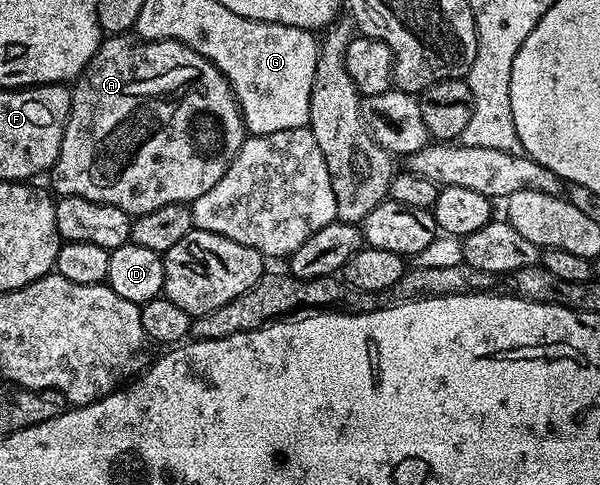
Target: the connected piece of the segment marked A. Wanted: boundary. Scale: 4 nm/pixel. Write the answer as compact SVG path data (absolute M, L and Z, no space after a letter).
M129 34L110 35L102 39L96 54L93 55L91 62L84 68L81 75L77 77L71 91L73 101L69 107L69 117L63 130L63 146L59 150L59 158L51 169L54 188L52 191L58 197L78 196L87 198L91 202L119 206L119 210L129 213L133 218L147 214L151 210L159 210L159 206L189 204L203 194L207 194L207 190L211 190L211 186L215 186L215 182L219 182L219 178L227 174L227 166L231 166L235 154L239 154L243 142L247 139L245 119L241 117L241 107L233 96L227 78L210 60L203 58L195 50L191 50L178 40L143 40Z

